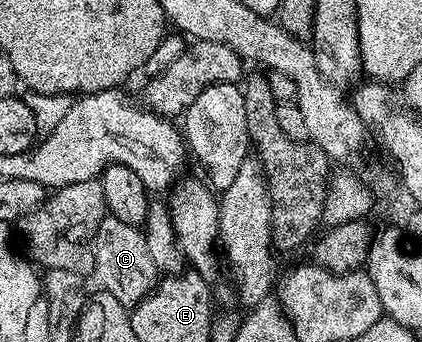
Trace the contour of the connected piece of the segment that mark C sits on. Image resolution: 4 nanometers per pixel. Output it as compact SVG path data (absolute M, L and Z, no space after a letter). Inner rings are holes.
M106 217L96 228L92 243L94 252L93 281L99 282L101 289L107 294L116 296L120 304L127 308L133 308L139 302L143 302L154 287L160 281L160 275L156 268L156 260L148 253L146 235L141 229L132 224L124 224L124 220Z

